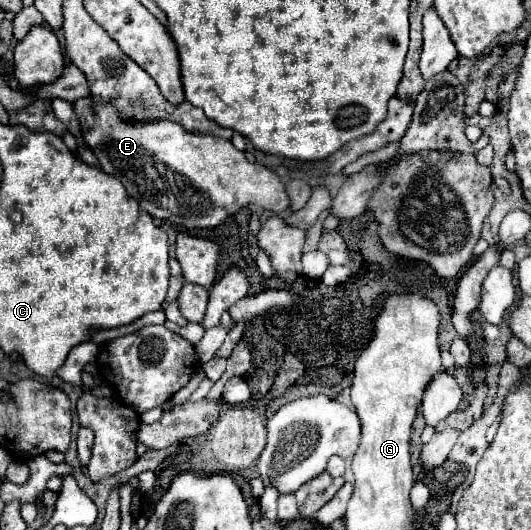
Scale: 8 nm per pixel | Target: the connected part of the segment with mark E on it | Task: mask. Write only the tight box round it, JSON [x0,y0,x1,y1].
[74,98,290,228]

